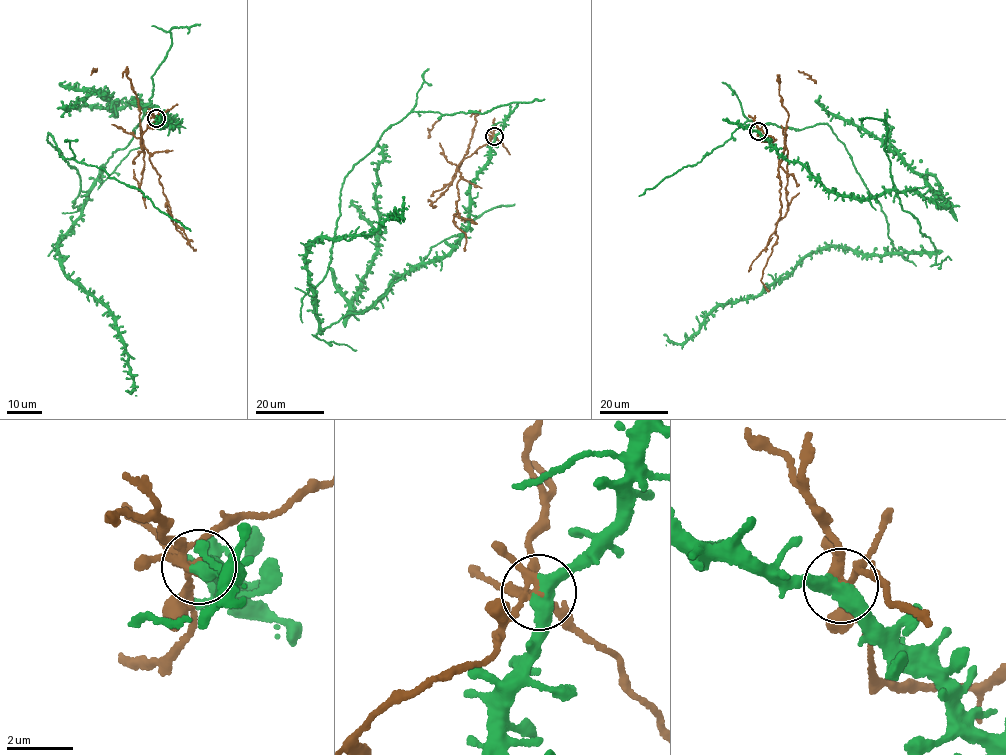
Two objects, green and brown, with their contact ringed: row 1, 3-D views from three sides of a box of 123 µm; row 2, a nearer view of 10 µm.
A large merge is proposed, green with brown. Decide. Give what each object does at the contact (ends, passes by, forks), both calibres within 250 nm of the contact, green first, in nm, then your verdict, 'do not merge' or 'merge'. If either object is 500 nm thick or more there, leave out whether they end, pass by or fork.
green passes by; brown forks; calibres 460 and 240 nm; do not merge

